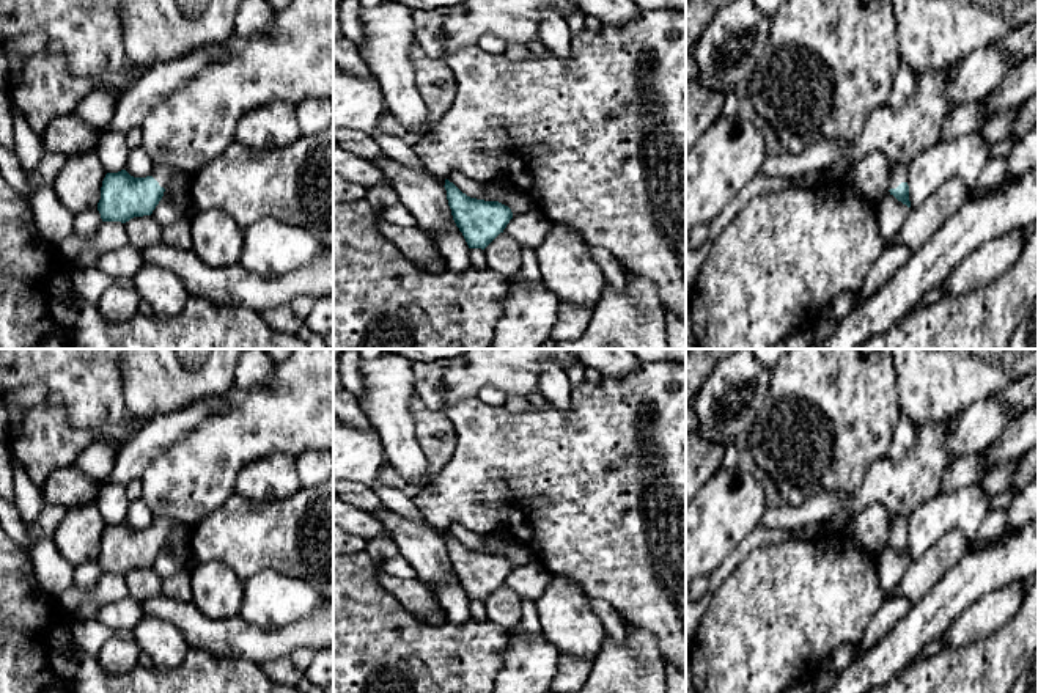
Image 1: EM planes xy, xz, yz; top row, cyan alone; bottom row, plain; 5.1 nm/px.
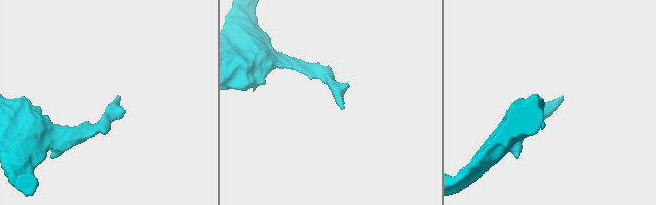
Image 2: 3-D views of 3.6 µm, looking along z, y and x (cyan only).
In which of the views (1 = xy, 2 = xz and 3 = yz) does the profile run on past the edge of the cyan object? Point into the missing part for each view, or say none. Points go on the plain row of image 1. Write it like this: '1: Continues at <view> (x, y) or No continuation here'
1: Continues at xy (164, 527)
2: No continuation here
3: Continues at yz (898, 525)

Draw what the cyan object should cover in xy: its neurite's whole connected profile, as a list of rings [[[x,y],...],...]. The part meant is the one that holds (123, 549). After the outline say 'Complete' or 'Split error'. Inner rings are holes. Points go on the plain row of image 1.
[[[159,517],[146,530],[134,530],[126,522],[107,525],[98,563],[102,574],[126,575],[134,569],[151,567],[178,522]]]. Split error

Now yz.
[[[896,515],[890,523],[889,544],[898,553],[911,559],[907,531],[909,528],[906,519]]]. Split error

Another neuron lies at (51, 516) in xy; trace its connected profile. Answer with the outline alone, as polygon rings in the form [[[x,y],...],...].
[[[46,504],[36,522],[27,525],[27,536],[30,539],[30,550],[53,537],[60,522],[64,519],[68,508],[61,504]]]

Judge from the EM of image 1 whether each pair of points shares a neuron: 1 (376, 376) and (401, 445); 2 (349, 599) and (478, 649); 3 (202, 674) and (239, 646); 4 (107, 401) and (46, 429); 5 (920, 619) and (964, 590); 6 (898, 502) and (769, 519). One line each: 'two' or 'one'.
1: one
2: one
3: two
4: two
5: one
6: one

